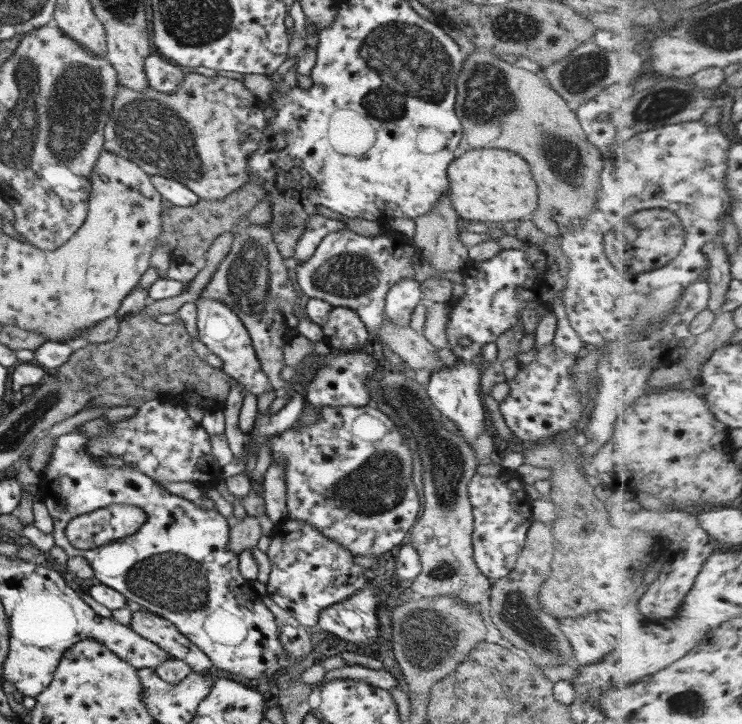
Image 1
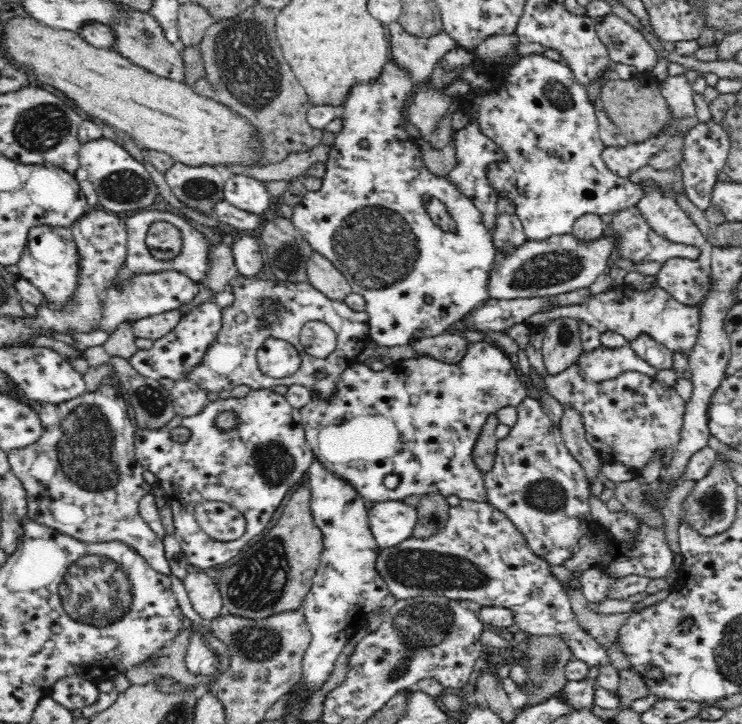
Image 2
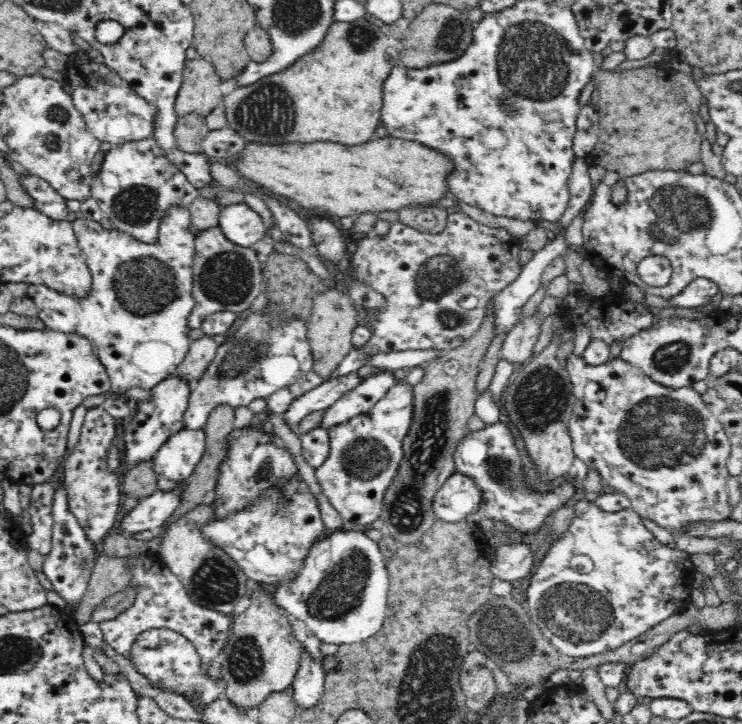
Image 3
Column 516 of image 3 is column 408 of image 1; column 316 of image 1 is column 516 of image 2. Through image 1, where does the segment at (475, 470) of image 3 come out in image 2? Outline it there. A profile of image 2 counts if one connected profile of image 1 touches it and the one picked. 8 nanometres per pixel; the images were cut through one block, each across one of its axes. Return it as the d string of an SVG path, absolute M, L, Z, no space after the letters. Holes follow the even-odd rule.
M531 397L524 398L518 404L516 424L511 426L506 438L497 442L494 468L484 473L486 501L506 514L518 532L524 534L530 550L536 556L542 557L550 565L562 565L578 549L579 540L596 526L589 505L592 485L582 466L567 450L561 430L552 423L542 407L541 402Z

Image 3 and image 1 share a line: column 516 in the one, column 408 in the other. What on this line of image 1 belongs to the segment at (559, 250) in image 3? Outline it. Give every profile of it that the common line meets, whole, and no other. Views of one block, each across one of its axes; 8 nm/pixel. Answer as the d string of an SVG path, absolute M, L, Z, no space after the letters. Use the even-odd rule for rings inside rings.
M414 277L400 279L387 292L385 298L386 317L392 319L395 325L409 325L414 307L423 301L420 284Z

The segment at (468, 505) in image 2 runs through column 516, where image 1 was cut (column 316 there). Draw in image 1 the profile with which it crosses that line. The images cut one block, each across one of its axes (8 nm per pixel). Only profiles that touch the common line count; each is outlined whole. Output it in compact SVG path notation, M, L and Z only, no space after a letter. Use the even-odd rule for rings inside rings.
M286 516L284 521L276 524L272 529L269 539L270 546L266 549L266 554L271 562L271 573L266 583L267 596L280 608L287 610L303 626L316 626L319 624L320 611L350 599L368 584L369 570L354 564L354 556L351 552L348 552L336 540L328 540L308 521L296 521Z

